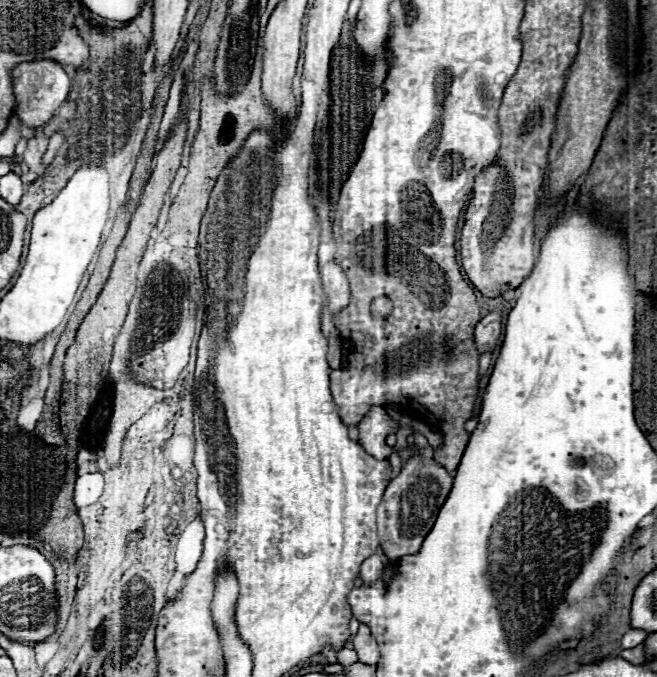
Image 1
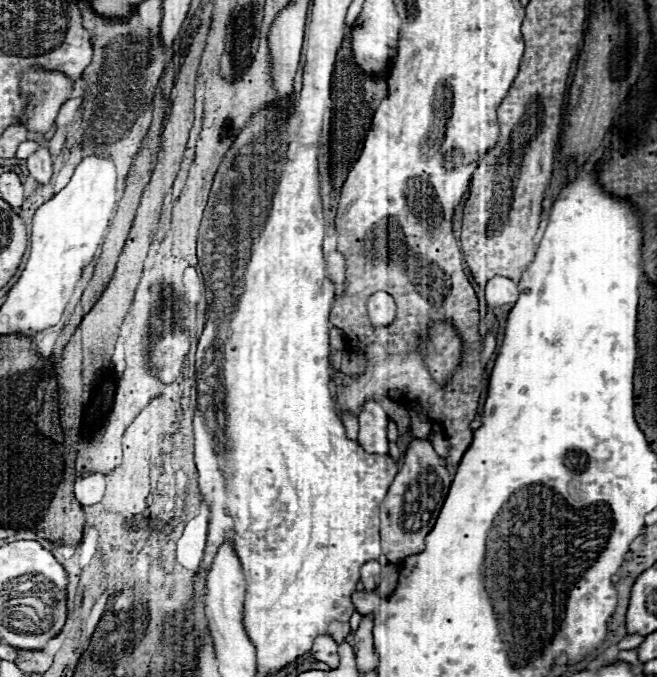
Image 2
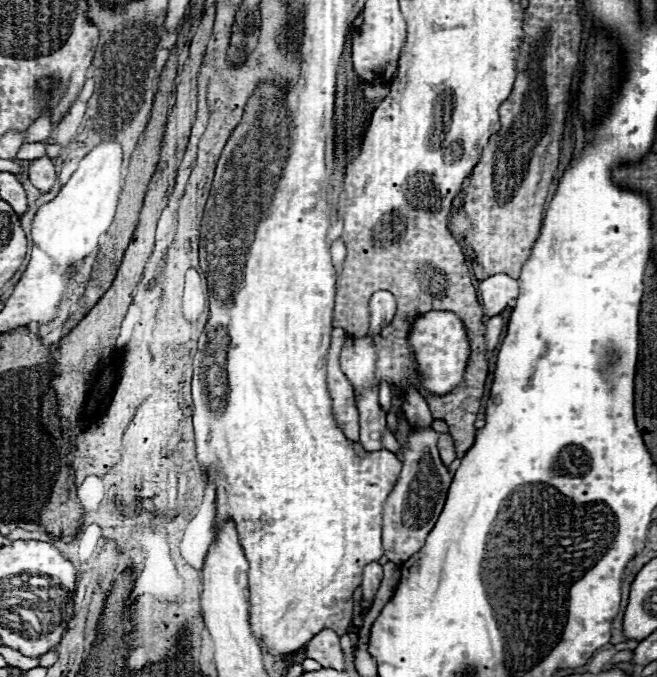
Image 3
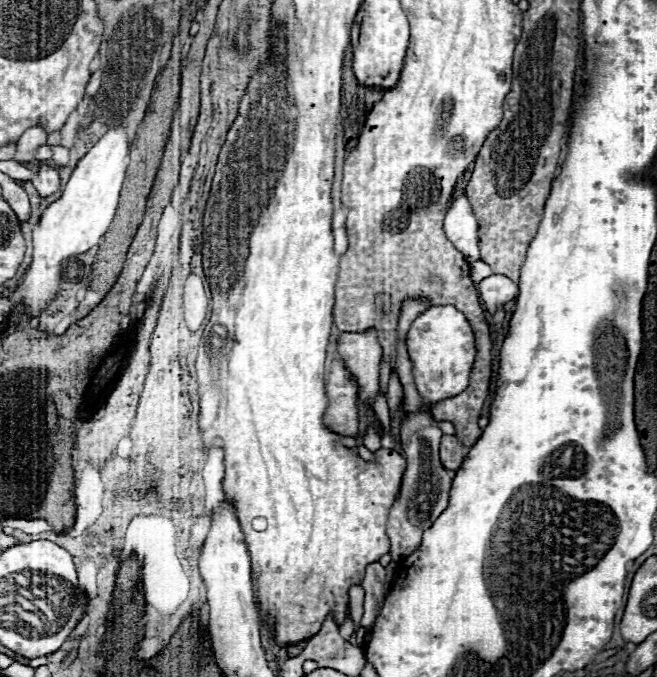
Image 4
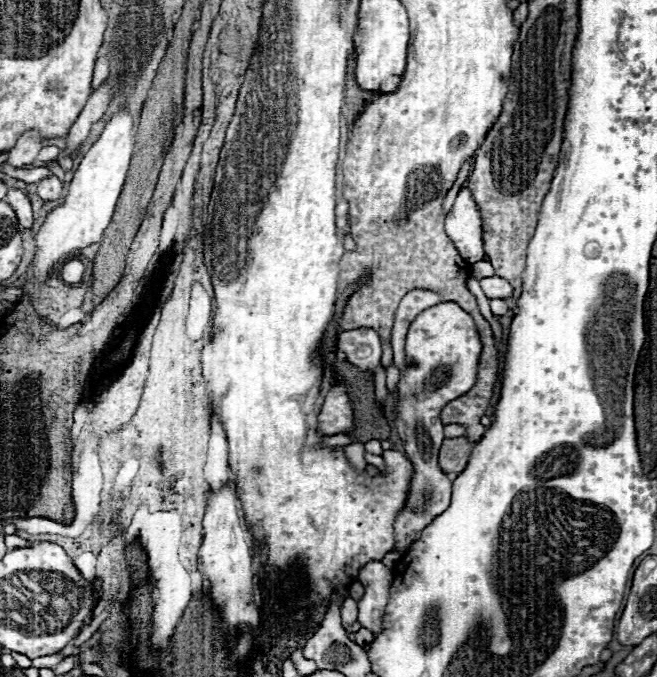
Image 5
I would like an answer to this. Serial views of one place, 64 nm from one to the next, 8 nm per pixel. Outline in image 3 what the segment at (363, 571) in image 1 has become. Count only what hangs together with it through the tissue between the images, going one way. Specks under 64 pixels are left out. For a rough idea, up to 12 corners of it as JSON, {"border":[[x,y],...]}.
{"border":[[370,562],[364,568],[364,600],[374,600],[382,582],[382,566]]}

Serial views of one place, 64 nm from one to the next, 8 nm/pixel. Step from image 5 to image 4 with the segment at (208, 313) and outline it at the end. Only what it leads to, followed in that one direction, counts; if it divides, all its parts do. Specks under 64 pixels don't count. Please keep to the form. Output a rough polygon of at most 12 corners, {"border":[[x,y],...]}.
{"border":[[192,273],[184,293],[190,328],[204,324],[209,297],[203,280]]}

